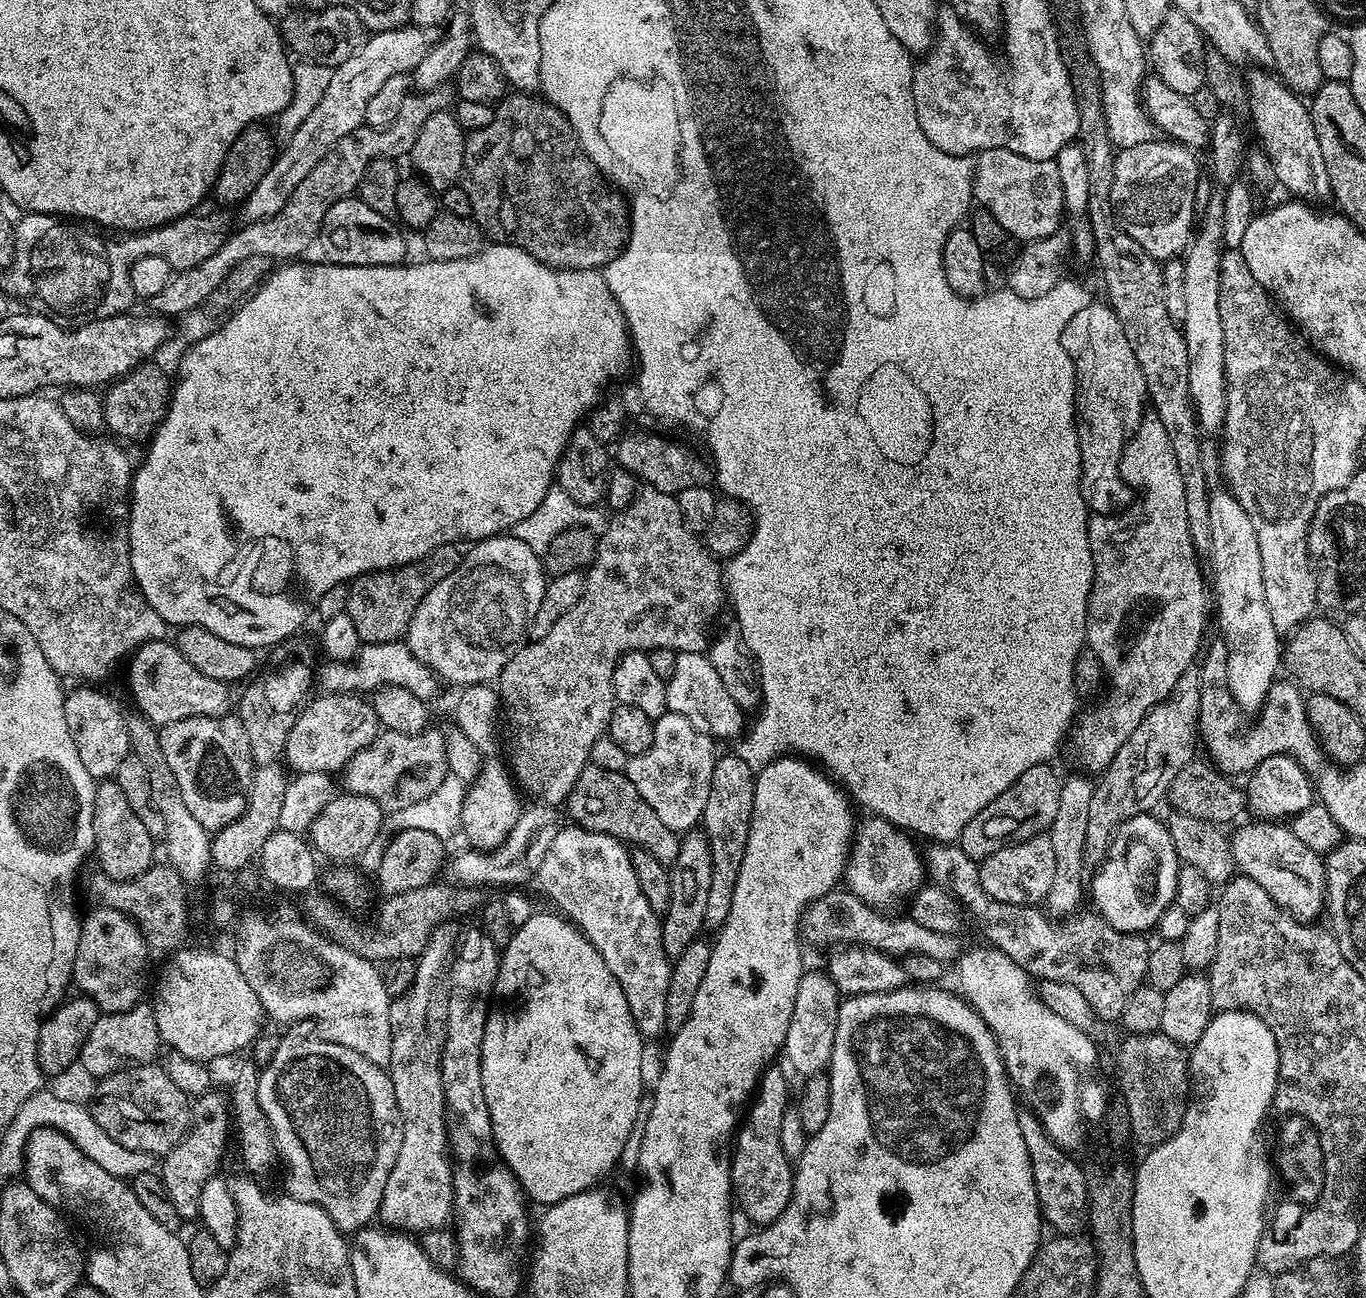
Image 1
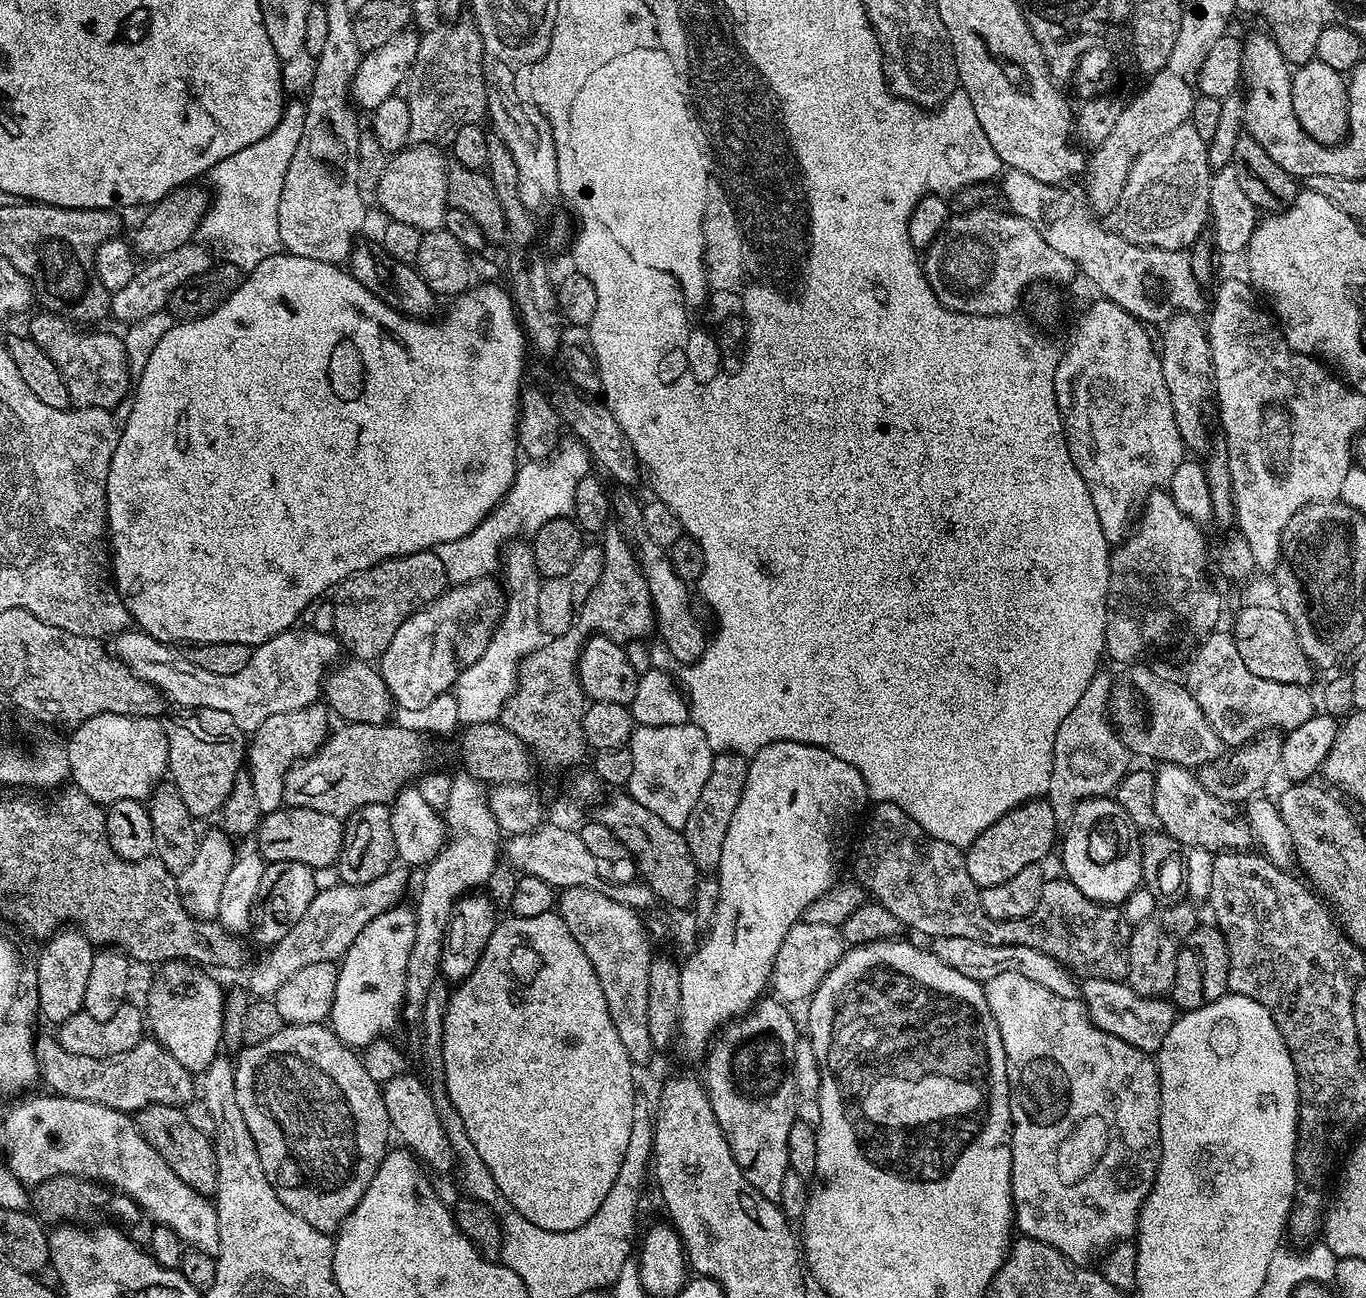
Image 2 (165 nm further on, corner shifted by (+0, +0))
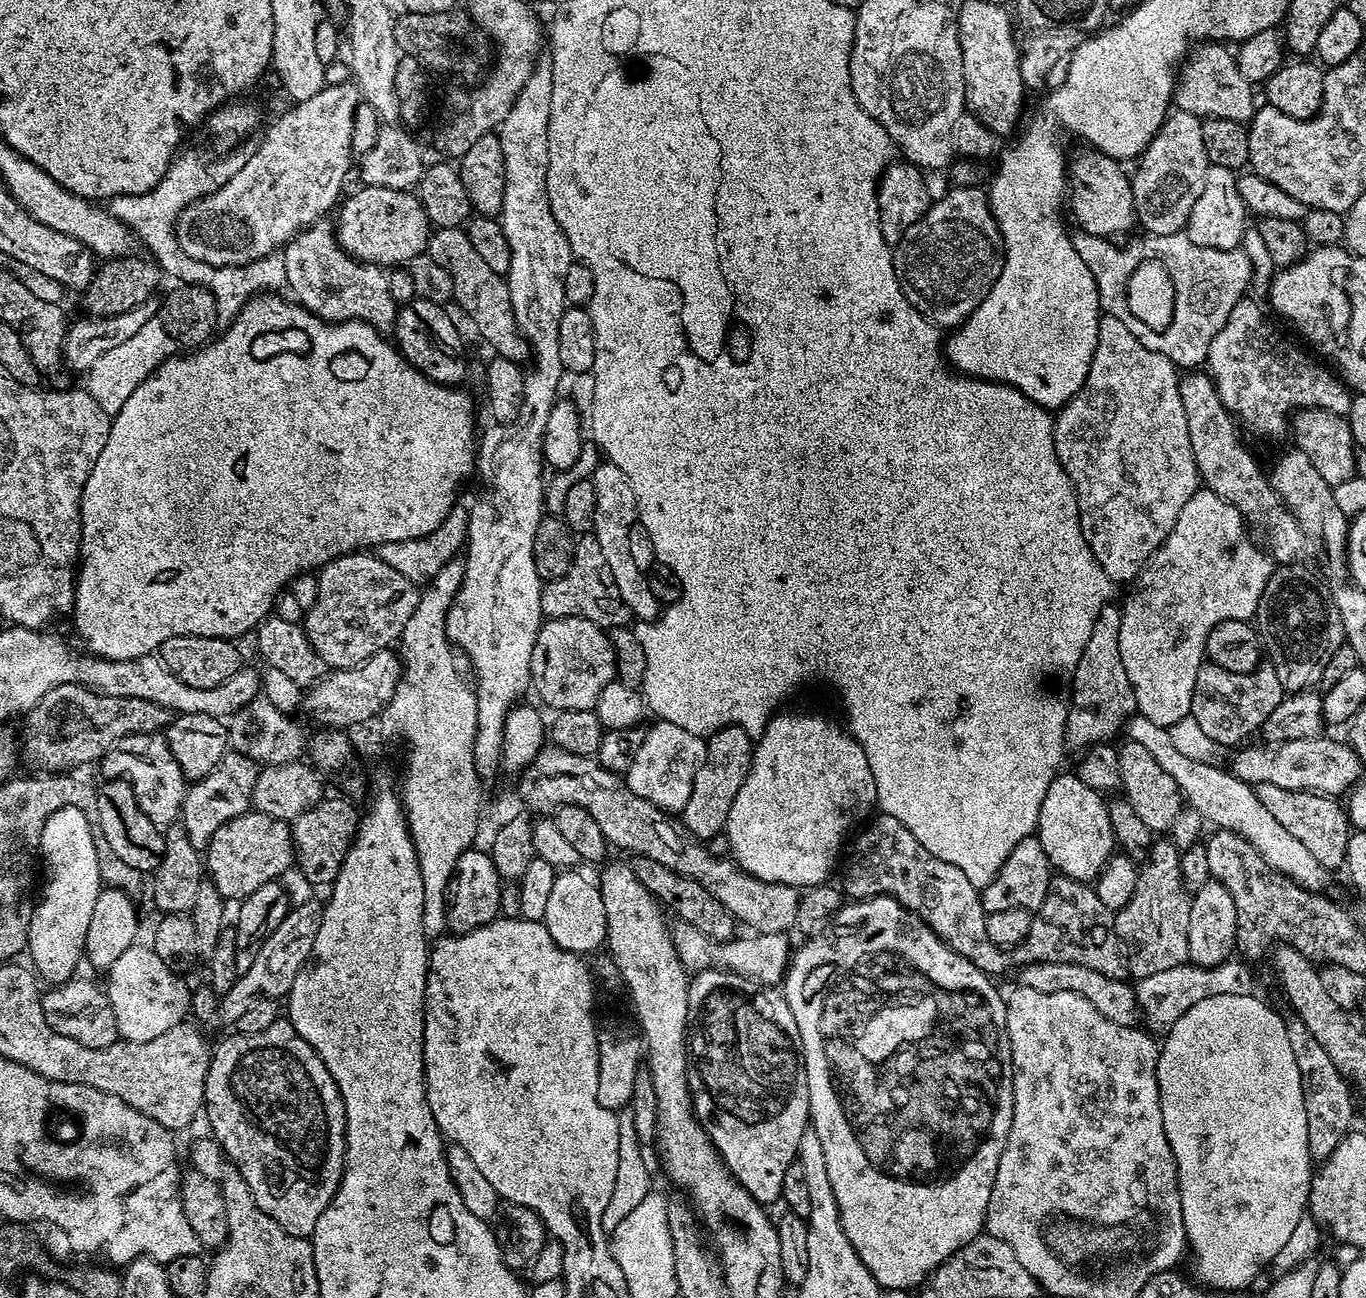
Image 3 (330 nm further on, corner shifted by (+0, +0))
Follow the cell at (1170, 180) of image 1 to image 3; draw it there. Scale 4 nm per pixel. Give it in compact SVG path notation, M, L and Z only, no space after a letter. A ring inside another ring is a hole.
M1173 111L1139 157L1136 172L1131 173L1139 227L1144 227L1143 231L1153 236L1173 236L1176 232L1184 232L1190 210L1194 210L1194 202L1198 202L1202 186L1206 186L1208 165L1206 146L1202 142L1201 117Z

